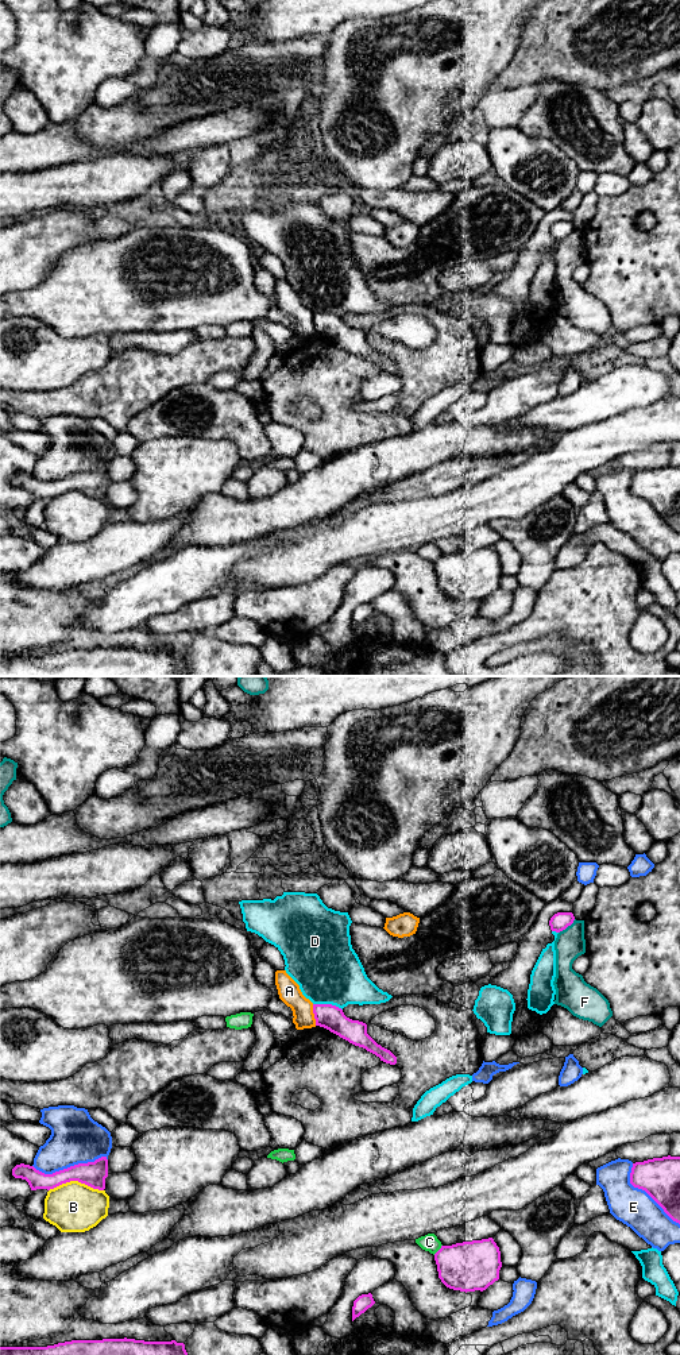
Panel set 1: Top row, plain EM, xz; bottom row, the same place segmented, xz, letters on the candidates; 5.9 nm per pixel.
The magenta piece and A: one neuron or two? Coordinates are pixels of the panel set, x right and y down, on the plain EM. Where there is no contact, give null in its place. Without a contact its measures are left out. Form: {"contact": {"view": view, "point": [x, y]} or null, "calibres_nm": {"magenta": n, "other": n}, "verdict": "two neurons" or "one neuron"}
{"contact": {"view": "xz", "point": [315, 324]}, "calibres_nm": {"magenta": 150, "other": 130}, "verdict": "two neurons"}

